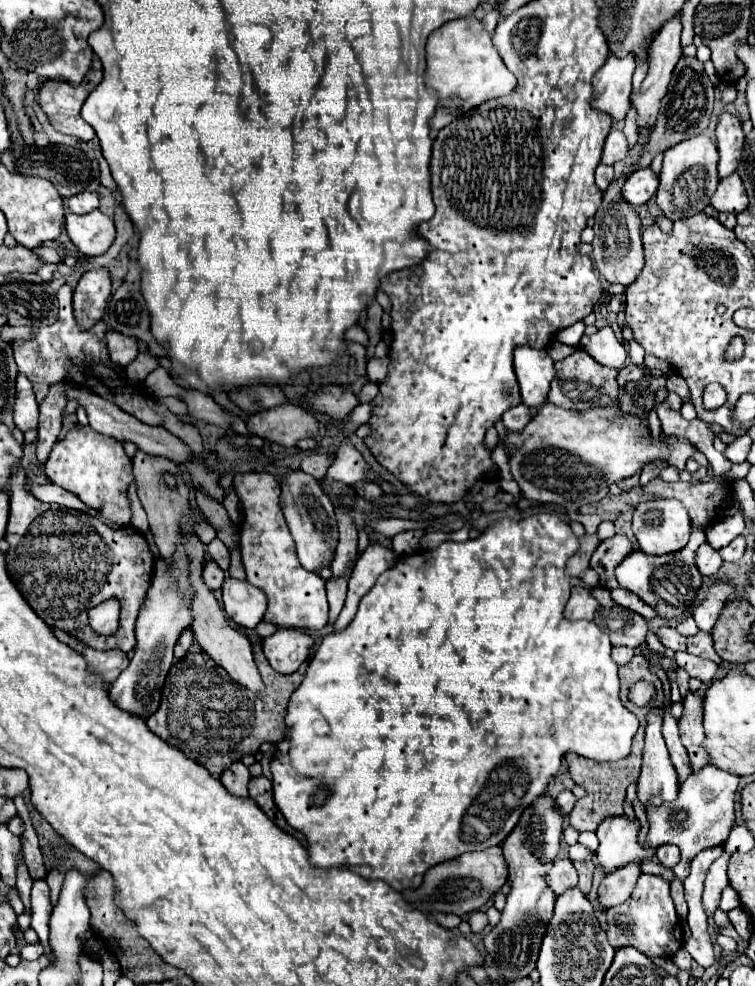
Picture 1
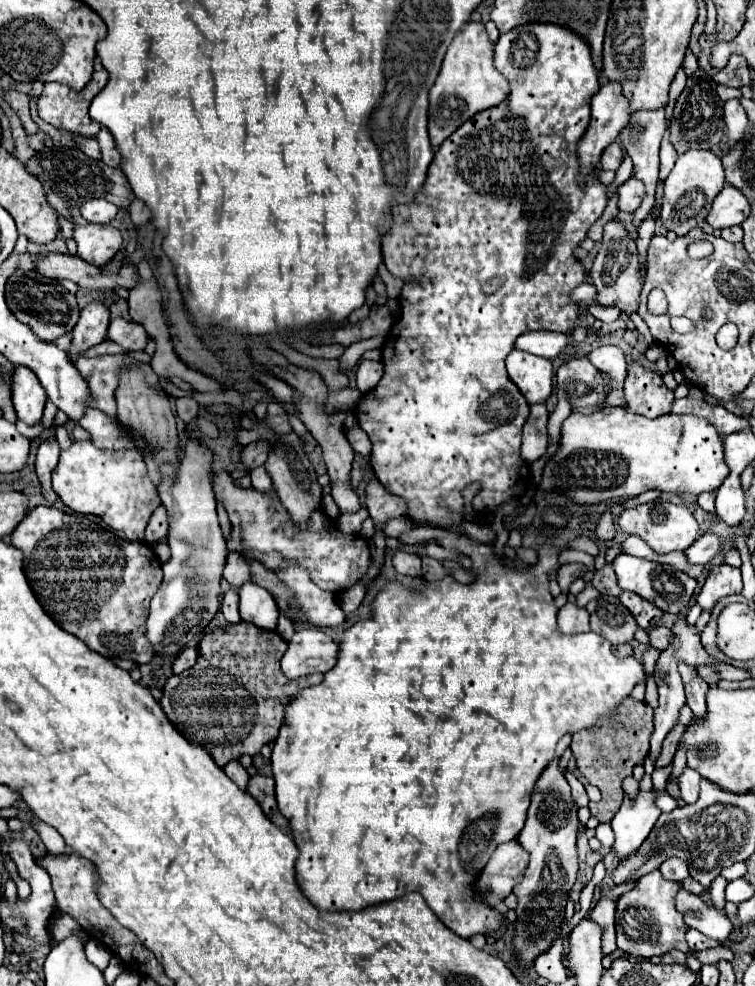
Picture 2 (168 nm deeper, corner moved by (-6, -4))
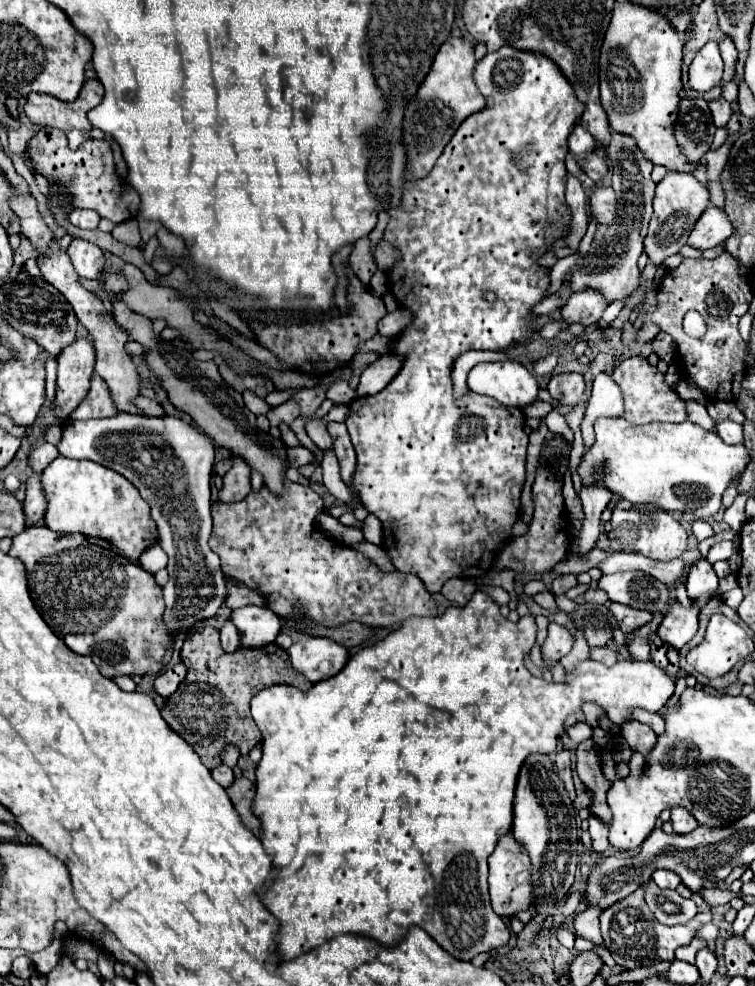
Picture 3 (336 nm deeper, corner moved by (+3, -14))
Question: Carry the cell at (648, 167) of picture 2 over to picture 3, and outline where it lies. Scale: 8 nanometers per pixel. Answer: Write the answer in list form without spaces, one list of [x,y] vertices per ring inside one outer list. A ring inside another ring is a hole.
[[[612,131],[610,143],[606,147],[606,157],[612,169],[612,187],[618,195],[618,213],[614,223],[608,227],[604,241],[600,247],[594,249],[592,255],[582,259],[582,265],[576,265],[570,271],[570,289],[578,291],[584,287],[596,287],[608,295],[608,301],[624,299],[632,295],[640,285],[640,271],[638,271],[638,257],[642,253],[642,241],[648,231],[648,223],[652,217],[652,197],[654,197],[654,181],[650,179],[652,163],[644,157],[640,147],[630,135],[622,135]]]

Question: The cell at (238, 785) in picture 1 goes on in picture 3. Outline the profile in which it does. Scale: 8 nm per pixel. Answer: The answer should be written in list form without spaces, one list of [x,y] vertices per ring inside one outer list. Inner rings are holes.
[[[228,765],[216,767],[216,771],[212,771],[212,777],[214,777],[214,781],[220,783],[224,789],[234,783],[234,773],[232,773],[232,769],[230,769]]]

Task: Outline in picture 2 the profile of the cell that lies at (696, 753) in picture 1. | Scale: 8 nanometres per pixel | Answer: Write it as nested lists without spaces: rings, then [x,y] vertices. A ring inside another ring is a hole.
[[[683,661],[679,665],[679,673],[681,673],[683,683],[685,683],[687,705],[691,707],[695,717],[703,717],[705,715],[705,693],[709,689],[709,685],[697,675],[695,669],[689,669],[689,665],[685,665]]]

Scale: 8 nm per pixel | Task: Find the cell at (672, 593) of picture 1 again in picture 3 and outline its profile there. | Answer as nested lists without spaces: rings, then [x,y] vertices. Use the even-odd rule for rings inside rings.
[[[626,571],[614,575],[602,575],[598,587],[604,589],[610,601],[632,605],[650,613],[662,613],[670,609],[670,591],[656,577],[644,571]]]

